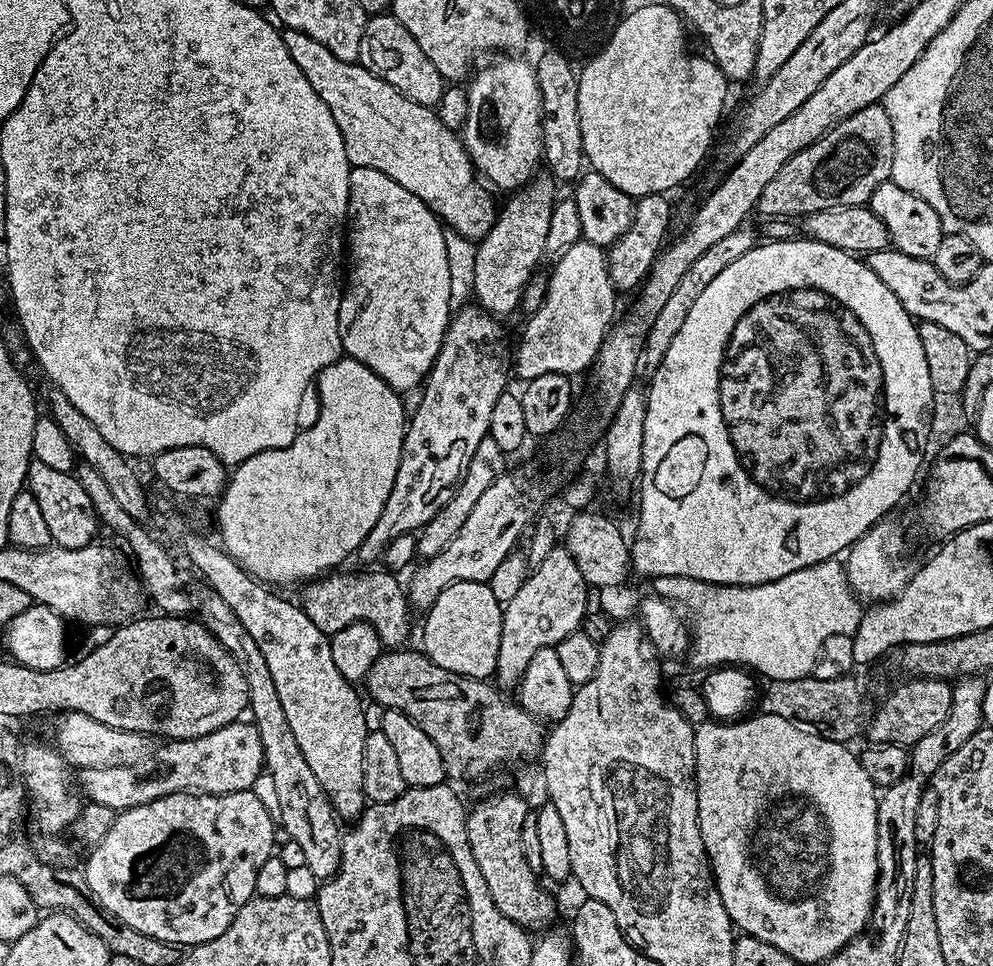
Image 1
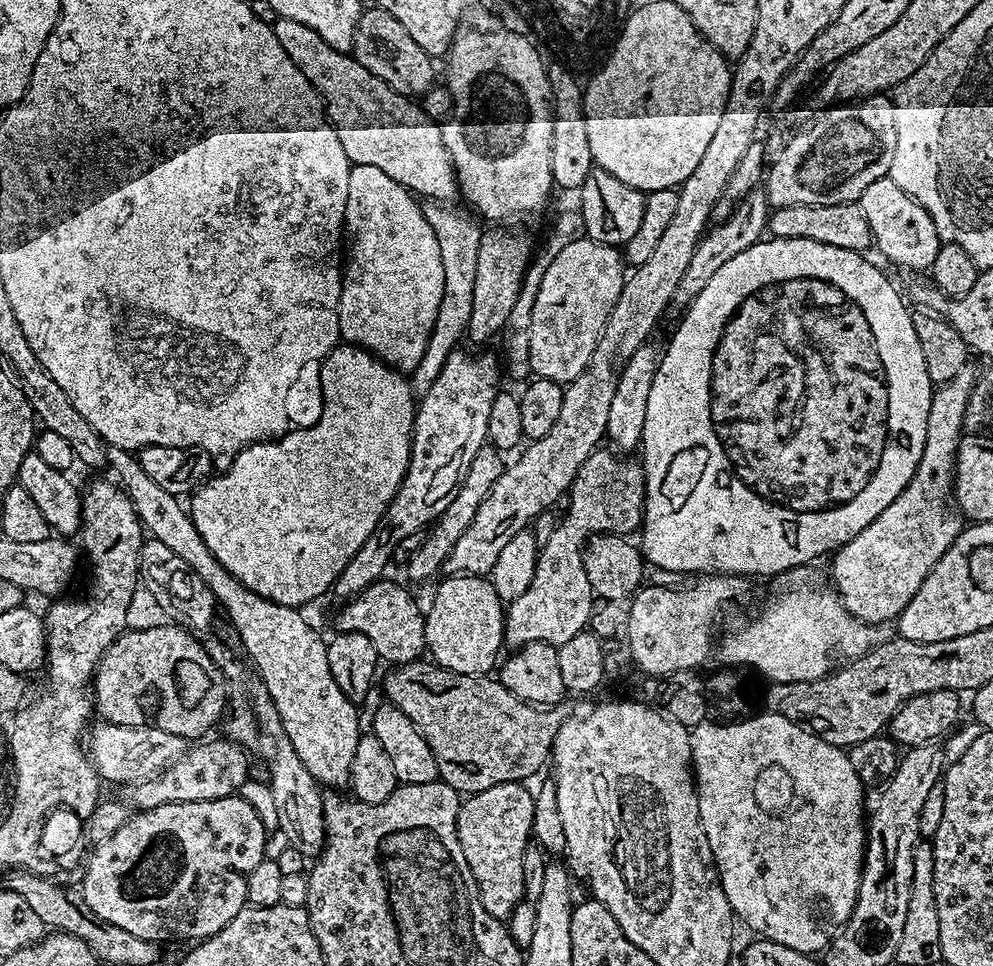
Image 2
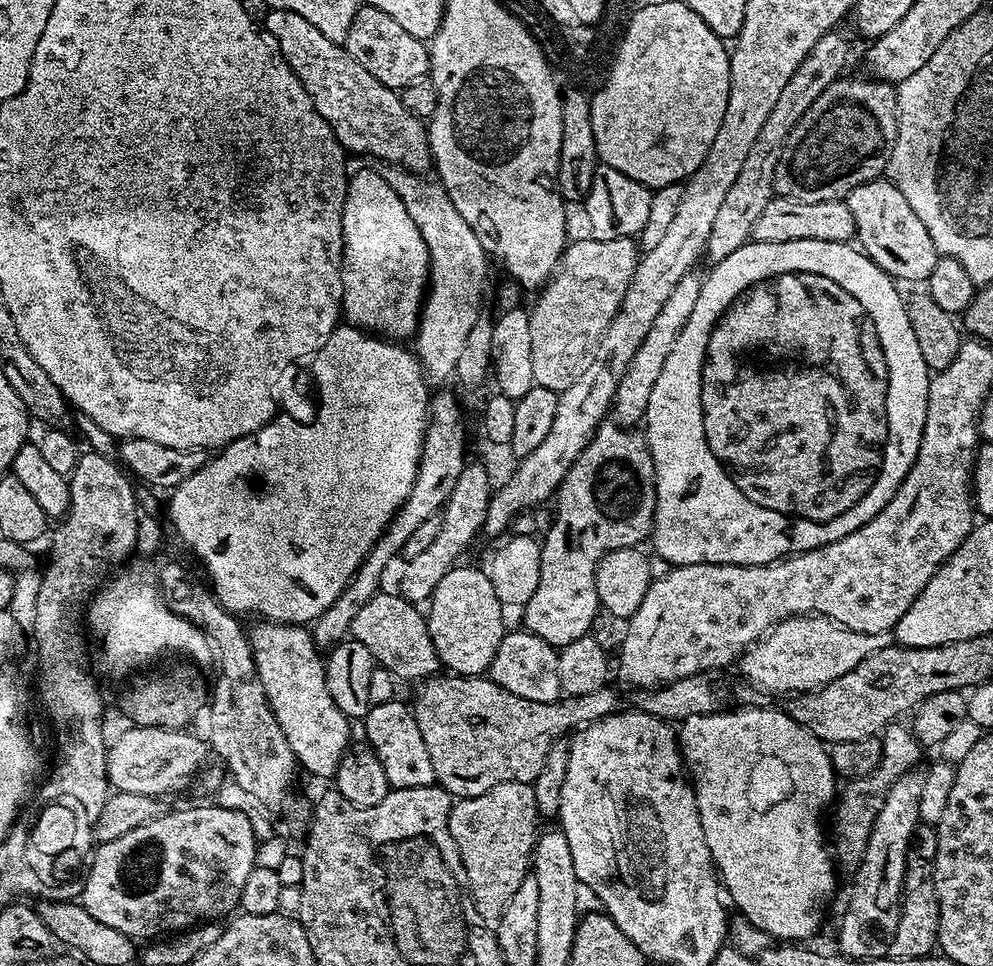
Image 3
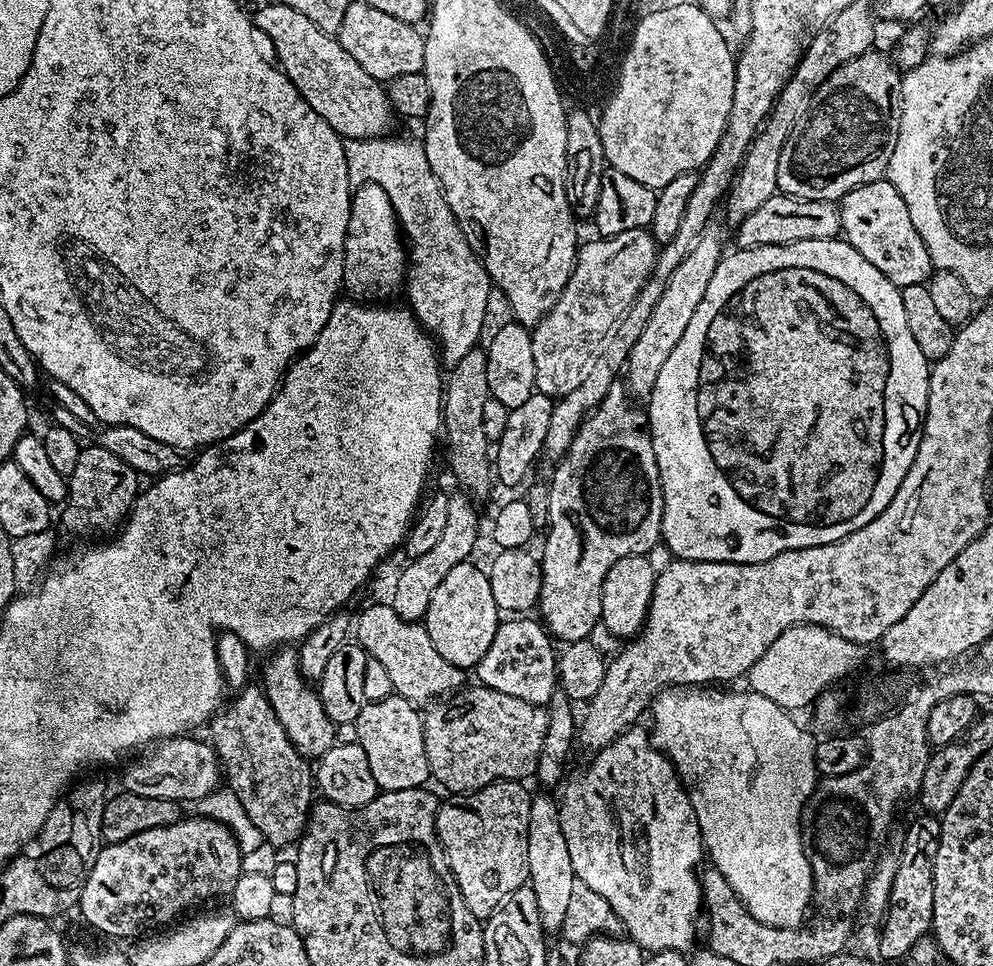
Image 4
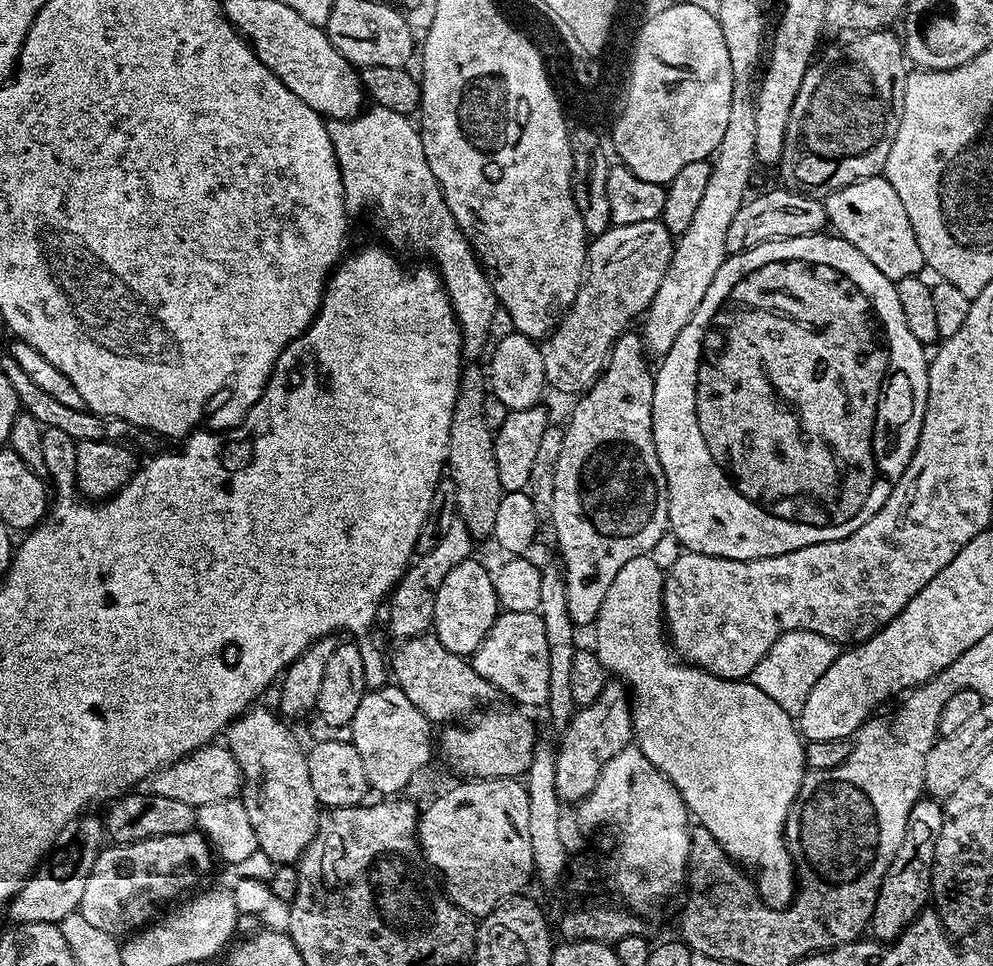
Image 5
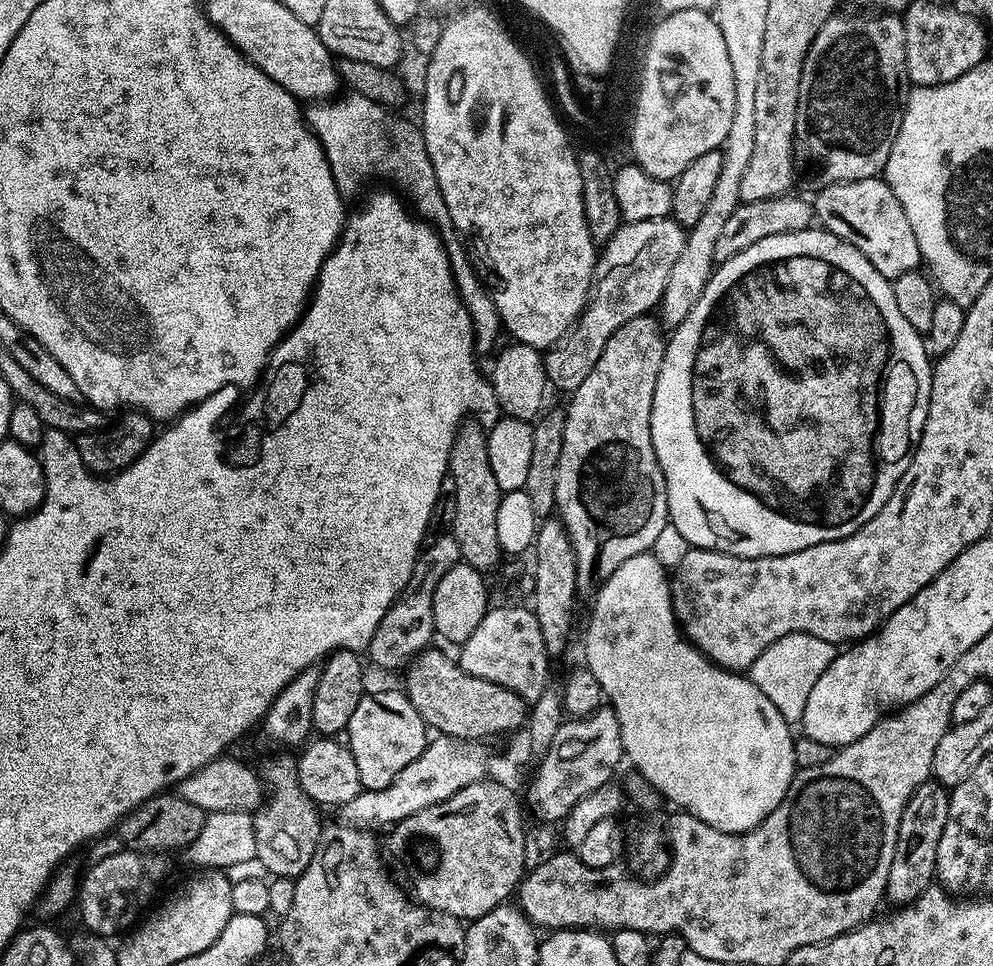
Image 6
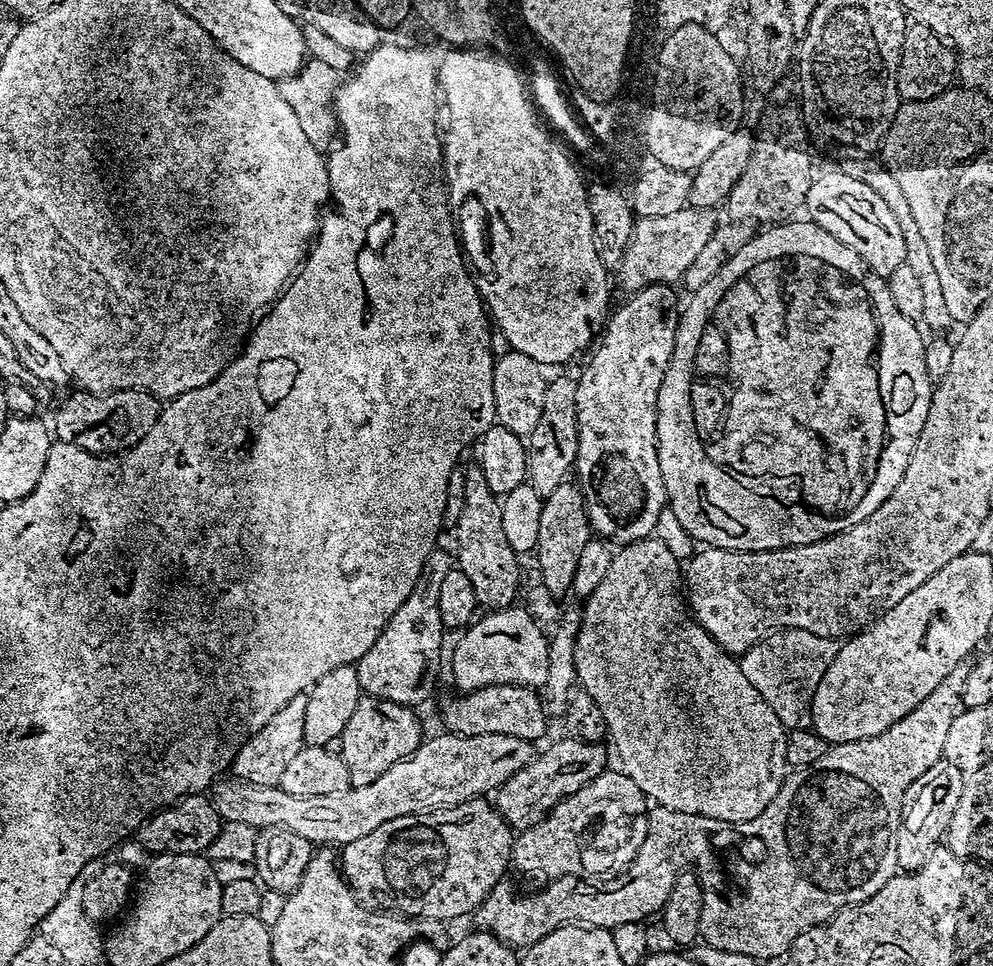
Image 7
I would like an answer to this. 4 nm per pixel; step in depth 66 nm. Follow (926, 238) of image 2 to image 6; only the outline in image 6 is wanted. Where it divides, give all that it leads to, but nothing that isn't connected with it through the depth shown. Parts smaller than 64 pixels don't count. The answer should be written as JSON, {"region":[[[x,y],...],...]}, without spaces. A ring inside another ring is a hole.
{"region":[[[883,179],[842,180],[837,184],[825,183],[824,189],[814,199],[814,216],[827,231],[832,232],[846,243],[852,244],[869,260],[889,282],[898,279],[902,274],[915,272],[921,267],[920,247],[914,238],[914,230],[890,186]]]}

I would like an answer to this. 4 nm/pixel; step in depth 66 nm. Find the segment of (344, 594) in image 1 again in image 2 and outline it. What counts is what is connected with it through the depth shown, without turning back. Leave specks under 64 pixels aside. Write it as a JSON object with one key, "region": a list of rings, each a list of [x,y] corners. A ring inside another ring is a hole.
{"region":[[[381,578],[369,586],[362,598],[357,598],[343,605],[344,609],[336,616],[336,632],[357,632],[366,634],[374,642],[381,661],[389,665],[410,664],[421,659],[425,651],[424,622],[426,619],[422,608],[400,584],[391,584],[388,578]]]}

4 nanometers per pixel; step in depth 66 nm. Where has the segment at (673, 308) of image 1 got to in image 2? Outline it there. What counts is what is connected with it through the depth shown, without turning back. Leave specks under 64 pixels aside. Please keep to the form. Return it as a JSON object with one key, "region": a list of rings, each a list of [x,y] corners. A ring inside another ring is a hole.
{"region":[[[757,190],[741,200],[725,220],[715,223],[708,231],[705,231],[694,250],[694,258],[690,258],[690,266],[686,266],[686,274],[682,274],[682,282],[678,282],[672,304],[680,307],[680,310],[687,309],[692,300],[698,298],[698,294],[702,294],[703,288],[710,283],[710,278],[714,278],[714,274],[718,274],[718,270],[722,270],[722,266],[730,262],[730,258],[760,243],[768,227],[769,215],[767,191]]]}

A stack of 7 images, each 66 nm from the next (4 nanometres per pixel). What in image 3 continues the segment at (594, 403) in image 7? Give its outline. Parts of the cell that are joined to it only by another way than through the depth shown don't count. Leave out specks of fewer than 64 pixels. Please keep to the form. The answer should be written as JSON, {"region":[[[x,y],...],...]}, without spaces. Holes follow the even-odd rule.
{"region":[[[605,422],[593,436],[592,441],[578,454],[574,466],[556,489],[554,497],[555,520],[550,530],[542,536],[540,557],[542,570],[538,574],[538,590],[530,602],[522,605],[523,631],[533,632],[547,644],[559,650],[593,631],[596,612],[601,611],[596,589],[596,567],[602,558],[615,548],[634,548],[651,537],[652,523],[656,513],[656,471],[648,441],[639,431],[629,430],[622,424]]]}

